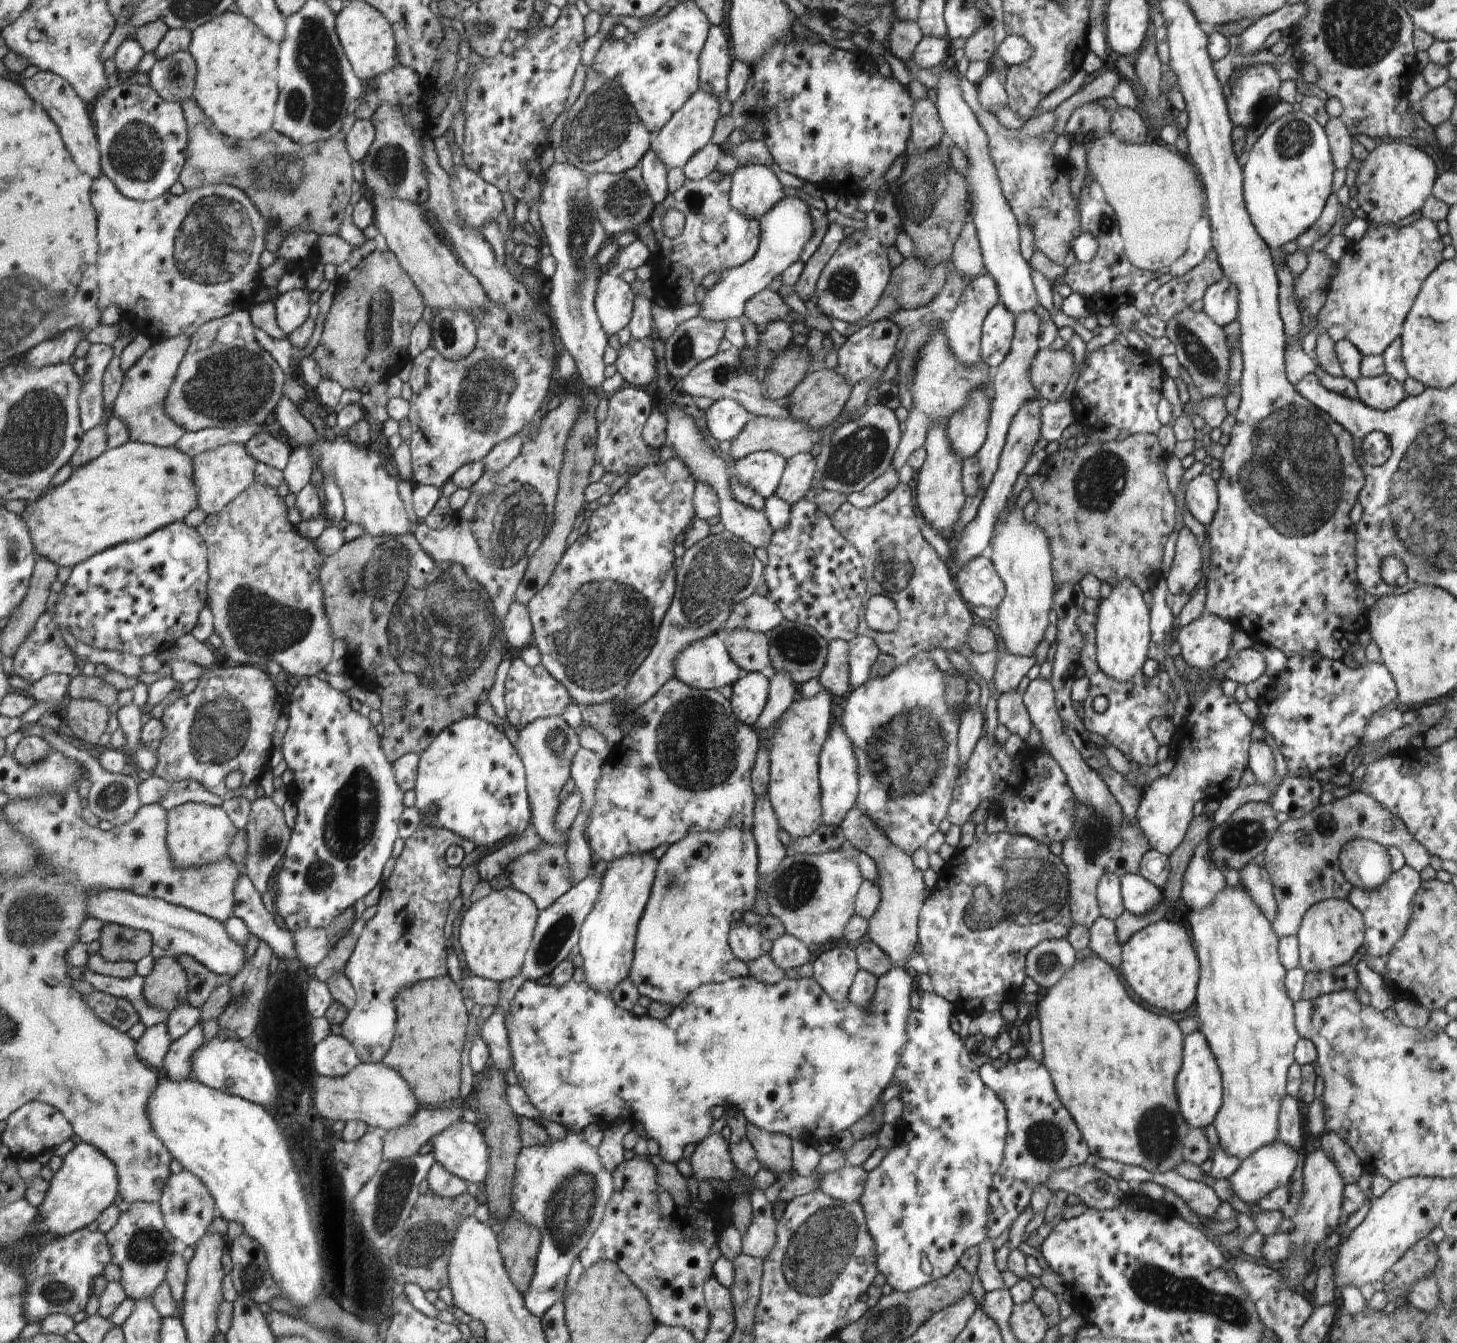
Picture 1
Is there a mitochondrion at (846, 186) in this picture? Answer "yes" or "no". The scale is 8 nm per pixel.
no

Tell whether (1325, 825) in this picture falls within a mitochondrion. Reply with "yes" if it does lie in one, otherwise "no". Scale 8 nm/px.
yes

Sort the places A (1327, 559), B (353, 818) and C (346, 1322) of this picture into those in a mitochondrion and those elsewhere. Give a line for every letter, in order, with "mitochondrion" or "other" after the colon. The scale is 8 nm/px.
A: other
B: mitochondrion
C: mitochondrion

